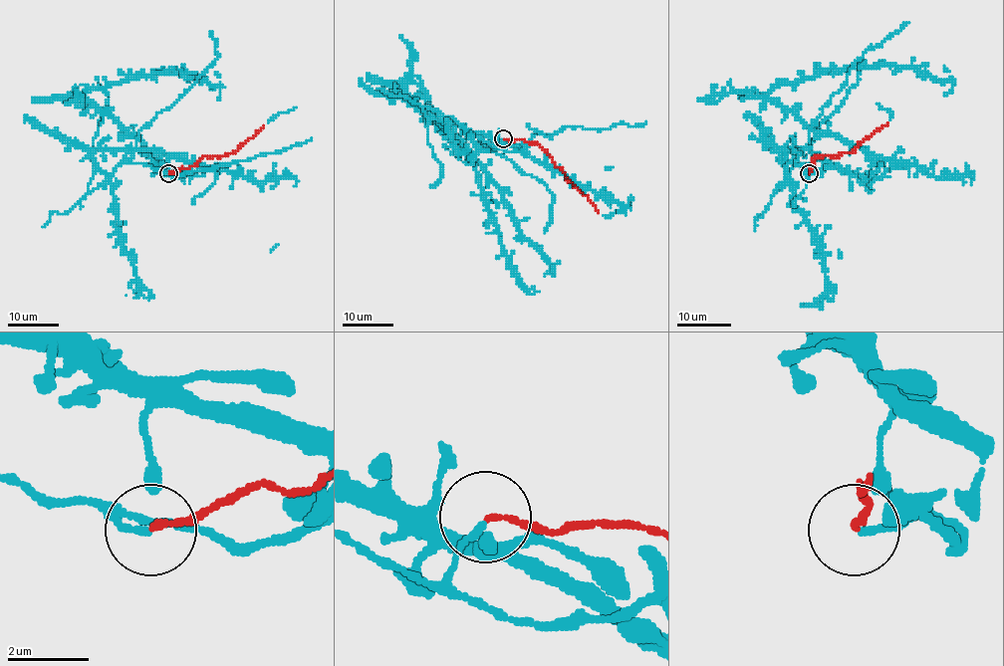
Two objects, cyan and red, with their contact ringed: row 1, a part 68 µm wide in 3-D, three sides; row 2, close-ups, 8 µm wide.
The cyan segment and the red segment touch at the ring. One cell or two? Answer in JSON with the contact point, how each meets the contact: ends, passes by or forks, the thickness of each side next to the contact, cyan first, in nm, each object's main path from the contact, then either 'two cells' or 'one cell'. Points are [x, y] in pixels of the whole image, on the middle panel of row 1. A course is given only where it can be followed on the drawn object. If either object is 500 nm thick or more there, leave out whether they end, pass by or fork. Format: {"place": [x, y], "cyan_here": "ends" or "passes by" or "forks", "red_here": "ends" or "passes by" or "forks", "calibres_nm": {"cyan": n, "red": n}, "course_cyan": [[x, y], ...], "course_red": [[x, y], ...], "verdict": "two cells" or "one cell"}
{"place": [503, 138], "cyan_here": "passes by", "red_here": "ends", "calibres_nm": {"cyan": 120, "red": 130}, "course_cyan": [[503, 139], [495, 147], [466, 128], [473, 139], [457, 137], [418, 86], [402, 84], [552, 265]], "course_red": [[503, 138], [536, 142], [599, 212]], "verdict": "one cell"}

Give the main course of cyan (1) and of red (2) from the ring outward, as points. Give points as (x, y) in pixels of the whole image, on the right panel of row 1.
1: (810, 173), (818, 170), (797, 154), (810, 124), (750, 91), (896, 65), (950, 80), (943, 95)
2: (808, 173), (815, 155), (850, 153), (886, 123)

